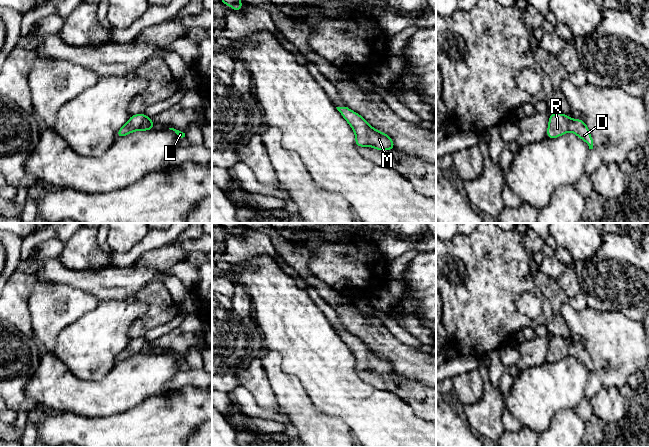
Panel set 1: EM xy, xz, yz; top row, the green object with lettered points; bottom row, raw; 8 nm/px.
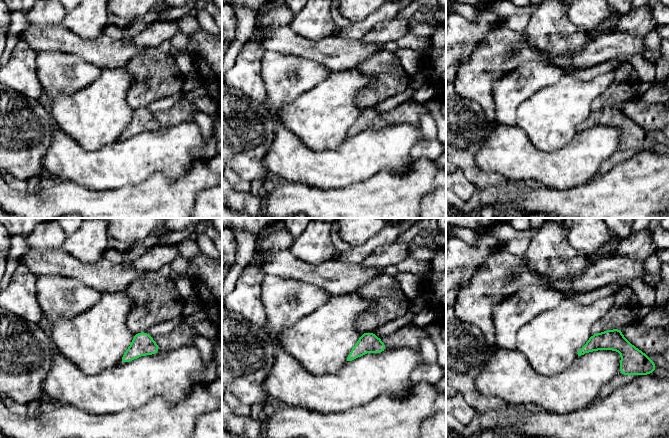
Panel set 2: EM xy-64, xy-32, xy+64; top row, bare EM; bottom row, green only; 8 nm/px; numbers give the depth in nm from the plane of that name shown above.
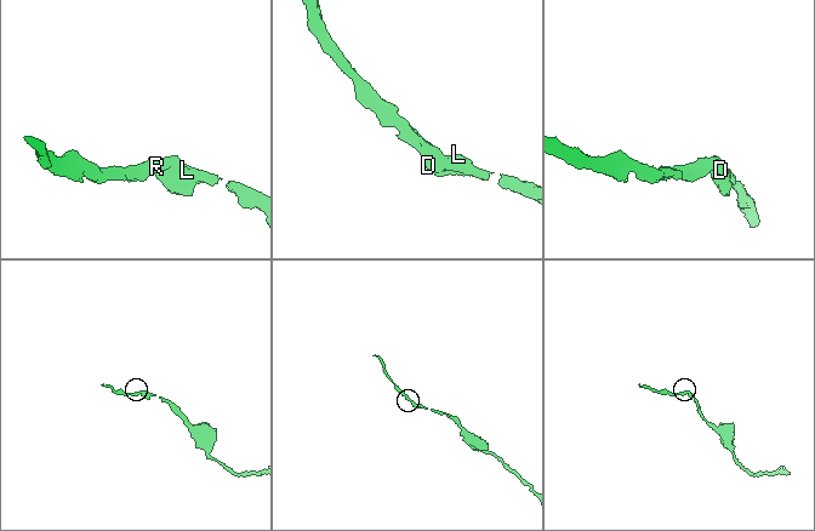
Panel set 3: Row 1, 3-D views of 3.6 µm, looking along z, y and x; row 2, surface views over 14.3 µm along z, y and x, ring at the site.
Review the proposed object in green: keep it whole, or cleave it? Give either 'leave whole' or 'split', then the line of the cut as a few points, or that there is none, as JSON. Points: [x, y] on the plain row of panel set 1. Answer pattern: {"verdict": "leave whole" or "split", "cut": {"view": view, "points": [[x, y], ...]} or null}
{"verdict": "leave whole", "cut": null}

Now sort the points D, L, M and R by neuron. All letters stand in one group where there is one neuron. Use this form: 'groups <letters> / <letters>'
groups D L M R

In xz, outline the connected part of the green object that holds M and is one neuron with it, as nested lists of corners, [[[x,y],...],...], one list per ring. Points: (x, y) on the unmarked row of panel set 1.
[[[348,331],[336,332],[354,354],[356,360],[355,369],[357,372],[369,370],[380,375],[396,373],[389,359],[371,351],[360,338],[350,334]]]

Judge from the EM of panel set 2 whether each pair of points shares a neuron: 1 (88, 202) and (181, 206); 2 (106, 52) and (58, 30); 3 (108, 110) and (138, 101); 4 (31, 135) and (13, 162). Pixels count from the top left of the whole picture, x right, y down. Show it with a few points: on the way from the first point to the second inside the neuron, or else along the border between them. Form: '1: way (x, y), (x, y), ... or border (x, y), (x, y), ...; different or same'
1: way (111, 206), (158, 206); same
2: way (94, 51), (81, 48), (70, 42); same
3: border (133, 81), (127, 93), (127, 104), (133, 110); different
4: way (24, 142), (19, 147), (19, 155); same

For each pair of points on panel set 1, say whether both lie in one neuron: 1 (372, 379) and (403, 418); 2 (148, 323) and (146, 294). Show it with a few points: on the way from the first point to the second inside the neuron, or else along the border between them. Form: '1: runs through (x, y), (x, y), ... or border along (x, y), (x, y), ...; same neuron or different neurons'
1: border along (359, 378), (378, 388), (394, 393), (401, 400); different neurons
2: runs through (152, 316), (152, 301); same neuron

